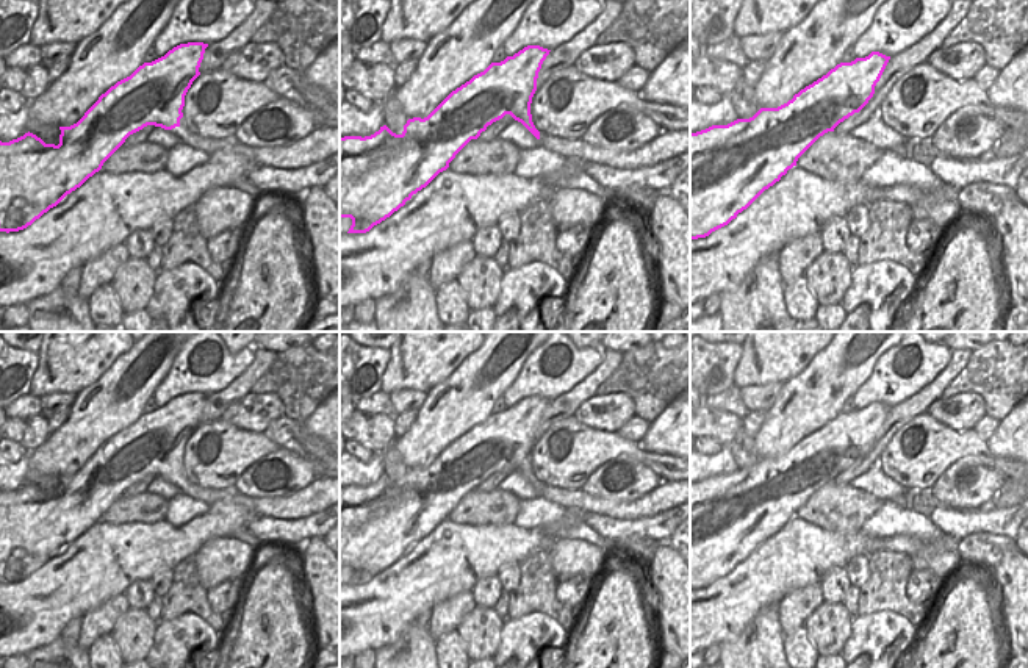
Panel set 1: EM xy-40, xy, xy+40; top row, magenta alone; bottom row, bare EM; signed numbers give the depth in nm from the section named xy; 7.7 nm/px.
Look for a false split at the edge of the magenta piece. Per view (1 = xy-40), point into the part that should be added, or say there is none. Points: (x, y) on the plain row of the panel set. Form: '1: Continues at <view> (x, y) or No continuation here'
1: No continuation here

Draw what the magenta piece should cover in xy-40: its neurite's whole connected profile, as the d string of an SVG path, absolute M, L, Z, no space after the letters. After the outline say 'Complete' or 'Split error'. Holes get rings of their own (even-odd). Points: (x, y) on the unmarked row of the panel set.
M188 393L164 407L144 413L130 427L117 432L70 477L59 477L59 494L45 494L33 483L0 491L0 582L19 582L31 576L67 544L99 523L125 490L147 476L172 480L180 477L185 446L200 426L199 418L208 394Z. Complete

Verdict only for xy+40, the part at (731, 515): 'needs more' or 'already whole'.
already whole

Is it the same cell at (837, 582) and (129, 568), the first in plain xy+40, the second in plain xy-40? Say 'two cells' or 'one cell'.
two cells

